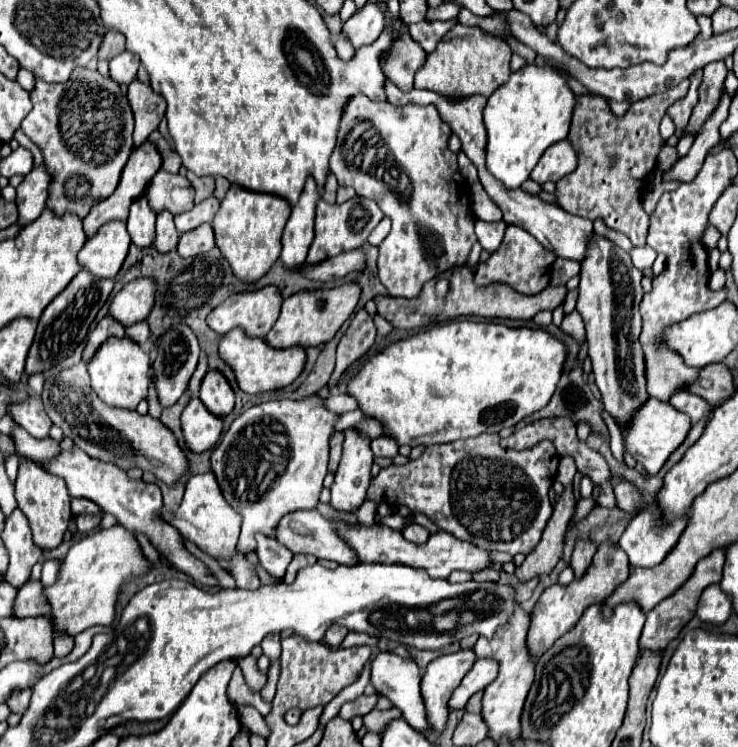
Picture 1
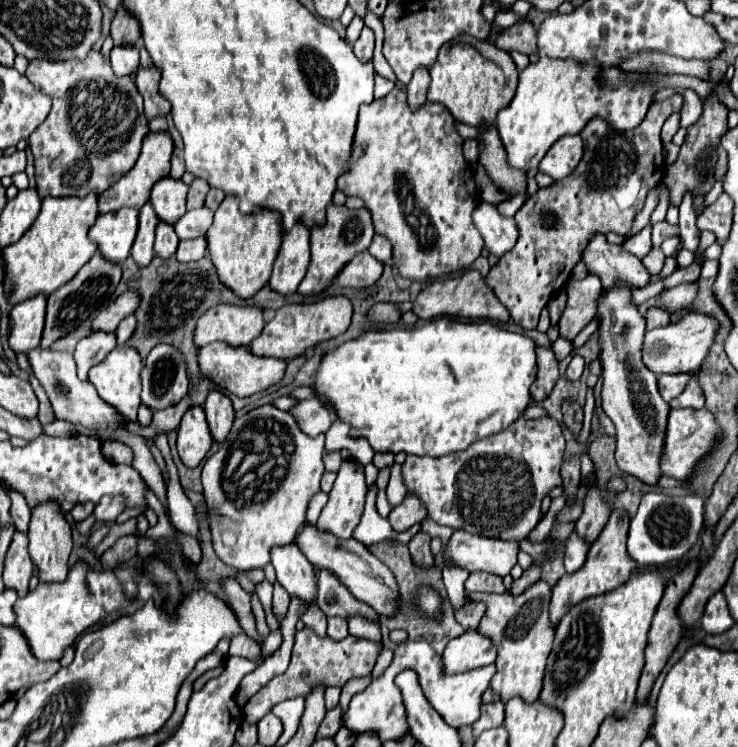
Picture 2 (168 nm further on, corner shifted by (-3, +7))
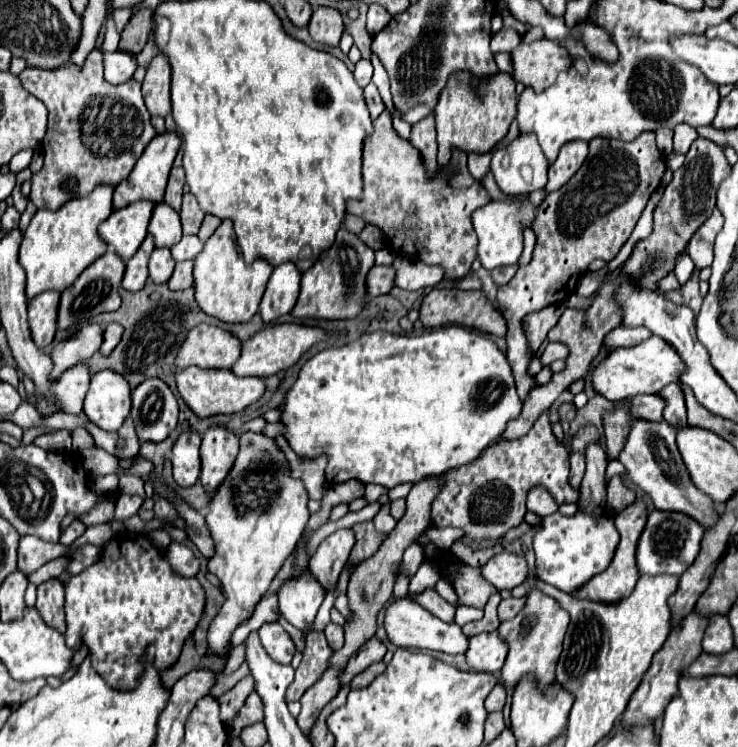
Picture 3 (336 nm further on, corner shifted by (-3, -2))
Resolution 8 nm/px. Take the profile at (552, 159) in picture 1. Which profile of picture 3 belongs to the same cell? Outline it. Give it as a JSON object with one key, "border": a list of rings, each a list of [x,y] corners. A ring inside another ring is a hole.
{"border":[[[586,141],[566,143],[560,149],[558,159],[548,169],[548,183],[544,189],[550,193],[550,191],[558,191],[562,185],[566,185],[570,181],[570,177],[582,167],[586,155],[588,155],[588,143]]]}

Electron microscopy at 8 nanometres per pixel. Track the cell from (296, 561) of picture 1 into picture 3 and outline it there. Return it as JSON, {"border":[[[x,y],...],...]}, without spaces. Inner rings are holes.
{"border":[[[248,675],[240,683],[236,683],[228,693],[224,693],[222,697],[218,697],[218,701],[220,701],[220,719],[224,723],[232,721],[232,717],[238,715],[240,707],[244,705],[246,697],[252,691],[254,691],[254,681],[250,681],[250,675]]]}

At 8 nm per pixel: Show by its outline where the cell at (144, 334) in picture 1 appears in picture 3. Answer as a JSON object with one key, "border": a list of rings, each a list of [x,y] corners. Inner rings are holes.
{"border":[[[108,323],[104,329],[104,343],[102,343],[100,353],[110,355],[110,351],[116,347],[116,343],[120,343],[122,333],[124,333],[124,327],[120,323]]]}

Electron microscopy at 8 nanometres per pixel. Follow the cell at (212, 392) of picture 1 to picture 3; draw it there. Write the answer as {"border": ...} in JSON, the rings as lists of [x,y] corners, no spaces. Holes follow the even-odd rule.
{"border":[[[210,427],[202,435],[200,459],[202,459],[202,483],[206,491],[214,493],[216,487],[228,475],[238,453],[238,435],[226,427]]]}

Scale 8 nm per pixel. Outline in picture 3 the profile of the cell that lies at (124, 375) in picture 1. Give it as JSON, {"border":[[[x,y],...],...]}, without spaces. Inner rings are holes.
{"border":[[[98,371],[92,375],[84,411],[94,425],[104,431],[118,431],[132,409],[132,389],[116,371]]]}

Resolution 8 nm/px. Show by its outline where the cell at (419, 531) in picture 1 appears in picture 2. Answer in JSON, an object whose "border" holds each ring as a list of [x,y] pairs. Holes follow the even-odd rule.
{"border":[[[418,532],[410,544],[410,556],[412,556],[412,562],[420,568],[432,568],[434,566],[434,556],[430,554],[430,536],[426,532]]]}

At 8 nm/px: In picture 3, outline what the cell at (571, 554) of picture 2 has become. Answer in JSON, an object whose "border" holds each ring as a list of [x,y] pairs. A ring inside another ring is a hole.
{"border":[[[556,511],[542,519],[542,525],[534,535],[536,577],[562,589],[564,593],[572,593],[610,565],[618,539],[620,537],[614,527],[614,519],[608,513],[604,513],[600,519],[594,519],[582,511],[572,517]]]}

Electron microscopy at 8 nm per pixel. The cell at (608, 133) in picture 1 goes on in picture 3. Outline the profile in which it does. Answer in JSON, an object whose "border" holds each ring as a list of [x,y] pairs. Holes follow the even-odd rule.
{"border":[[[644,131],[630,143],[596,137],[590,141],[588,155],[578,173],[560,191],[548,193],[538,207],[536,219],[532,221],[536,245],[530,263],[520,265],[516,275],[506,285],[498,287],[496,301],[504,309],[508,323],[506,357],[512,365],[520,399],[526,399],[528,393],[538,387],[536,379],[528,373],[528,365],[534,357],[530,343],[516,341],[516,333],[522,333],[524,317],[566,301],[576,291],[580,277],[594,259],[610,261],[620,251],[666,171],[666,159],[658,151],[656,133],[652,131]]]}

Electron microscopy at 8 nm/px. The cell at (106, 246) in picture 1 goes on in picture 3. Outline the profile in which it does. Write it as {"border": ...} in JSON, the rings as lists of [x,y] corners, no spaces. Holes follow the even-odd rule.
{"border":[[[140,201],[114,211],[100,227],[100,239],[110,245],[122,259],[130,259],[148,233],[148,221],[154,203]]]}

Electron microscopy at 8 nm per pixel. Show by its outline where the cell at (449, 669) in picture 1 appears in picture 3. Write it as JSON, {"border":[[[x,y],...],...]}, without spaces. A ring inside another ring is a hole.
{"border":[[[492,631],[492,633],[480,633],[470,637],[464,655],[466,655],[466,663],[474,671],[496,673],[502,669],[506,653],[508,653],[508,645],[498,637],[496,631]]]}

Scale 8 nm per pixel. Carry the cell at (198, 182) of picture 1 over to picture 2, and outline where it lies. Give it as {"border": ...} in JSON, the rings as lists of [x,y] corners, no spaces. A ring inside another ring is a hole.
{"border":[[[194,178],[194,182],[190,184],[190,190],[188,190],[188,204],[186,204],[188,210],[202,208],[208,190],[210,190],[210,188],[208,188],[206,182],[200,182],[200,178]]]}

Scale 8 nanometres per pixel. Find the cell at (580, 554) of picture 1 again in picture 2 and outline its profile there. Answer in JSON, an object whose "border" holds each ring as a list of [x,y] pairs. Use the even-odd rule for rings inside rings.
{"border":[[[590,488],[584,498],[584,512],[576,522],[576,532],[588,542],[594,542],[600,536],[602,528],[606,526],[608,516],[610,516],[610,508],[602,500],[600,488]]]}

